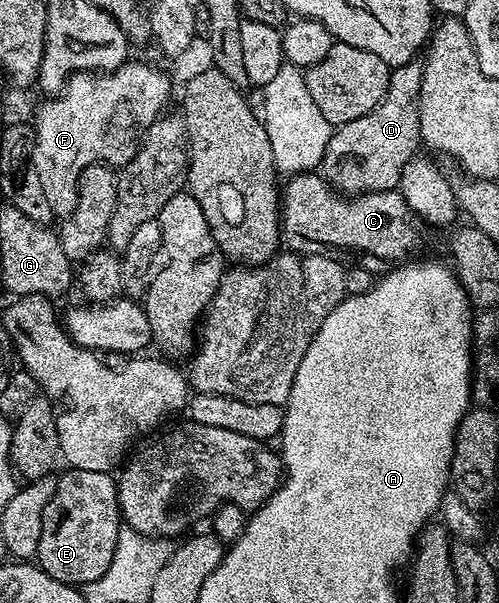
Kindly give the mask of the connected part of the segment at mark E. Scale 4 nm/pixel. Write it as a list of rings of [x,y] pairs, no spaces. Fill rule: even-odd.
[[[68,469],[57,478],[56,488],[42,513],[42,537],[38,537],[38,549],[34,559],[47,575],[63,583],[84,585],[102,577],[114,557],[118,545],[118,533],[122,526],[118,483],[107,471]]]

